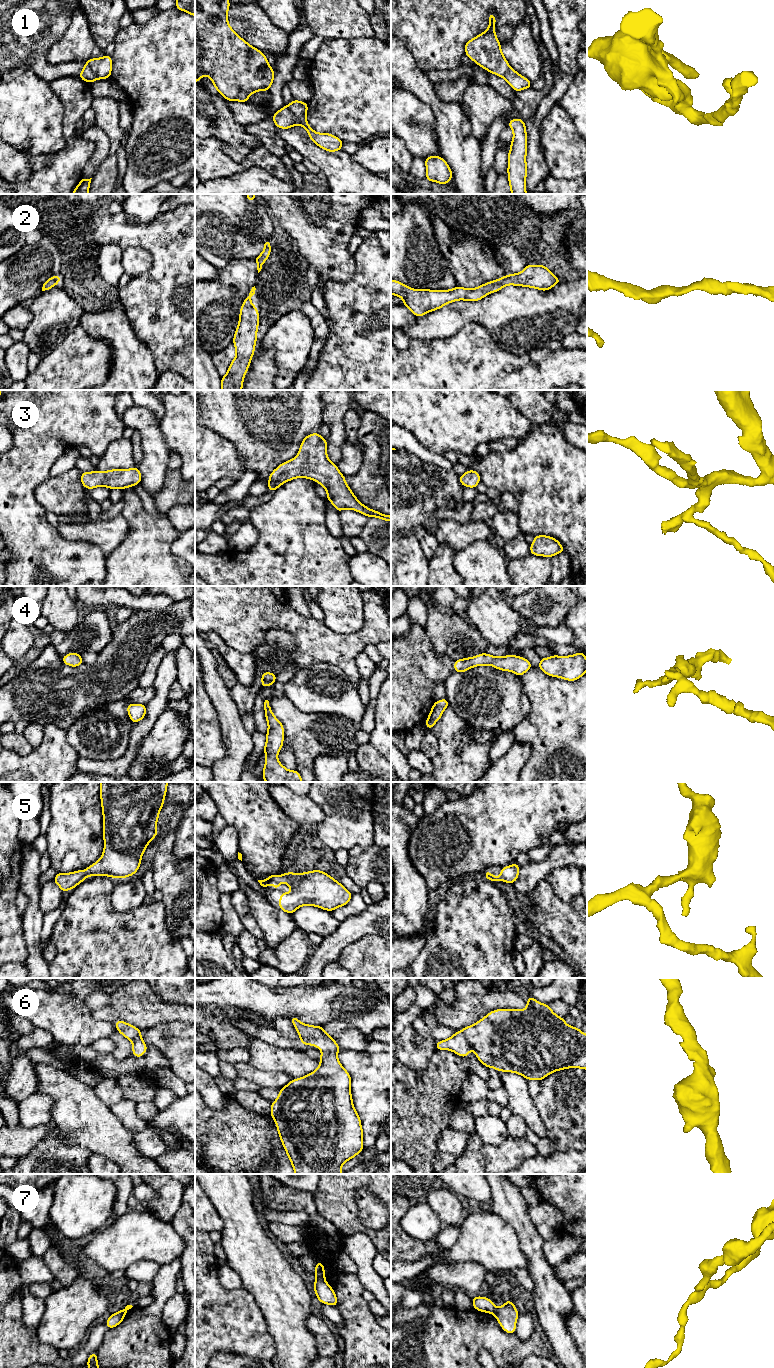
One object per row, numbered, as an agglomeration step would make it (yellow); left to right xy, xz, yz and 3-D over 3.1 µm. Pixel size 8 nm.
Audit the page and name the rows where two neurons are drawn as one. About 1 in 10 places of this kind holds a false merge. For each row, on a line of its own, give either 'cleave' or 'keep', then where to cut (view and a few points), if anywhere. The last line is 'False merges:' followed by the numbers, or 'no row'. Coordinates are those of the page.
1: cleave; cut xz (286, 106), (295, 115), (304, 118)
2: keep; cut none
3: keep; cut none
4: keep; cut none
5: keep; cut none
6: keep; cut none
7: cleave; cut xz (318, 1278), (323, 1279)
False merges: 1, 7

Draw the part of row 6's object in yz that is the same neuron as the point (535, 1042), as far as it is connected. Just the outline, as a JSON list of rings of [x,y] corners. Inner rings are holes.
[[[532,996],[527,999],[525,1010],[497,1009],[488,1013],[473,1025],[463,1028],[444,1041],[436,1041],[436,1050],[450,1050],[461,1057],[468,1057],[472,1048],[478,1060],[497,1071],[513,1072],[527,1080],[543,1080],[546,1076],[567,1068],[587,1070],[587,1035],[581,1029],[569,1026],[565,1019],[557,1016],[548,1004],[538,1002]]]

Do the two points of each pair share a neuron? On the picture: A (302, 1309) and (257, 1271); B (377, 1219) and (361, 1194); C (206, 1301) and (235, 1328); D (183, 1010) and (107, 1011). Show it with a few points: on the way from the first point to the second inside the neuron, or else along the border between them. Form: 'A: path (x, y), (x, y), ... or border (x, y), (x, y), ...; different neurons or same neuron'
A: path (291, 1302), (268, 1279); same neuron
B: path (373, 1213), (365, 1200); same neuron
C: path (213, 1305), (228, 1321); same neuron
D: path (164, 1011), (126, 1011); same neuron

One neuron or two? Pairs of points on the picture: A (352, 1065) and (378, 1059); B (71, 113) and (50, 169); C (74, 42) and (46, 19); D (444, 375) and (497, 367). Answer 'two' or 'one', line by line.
A: one
B: one
C: two
D: one

